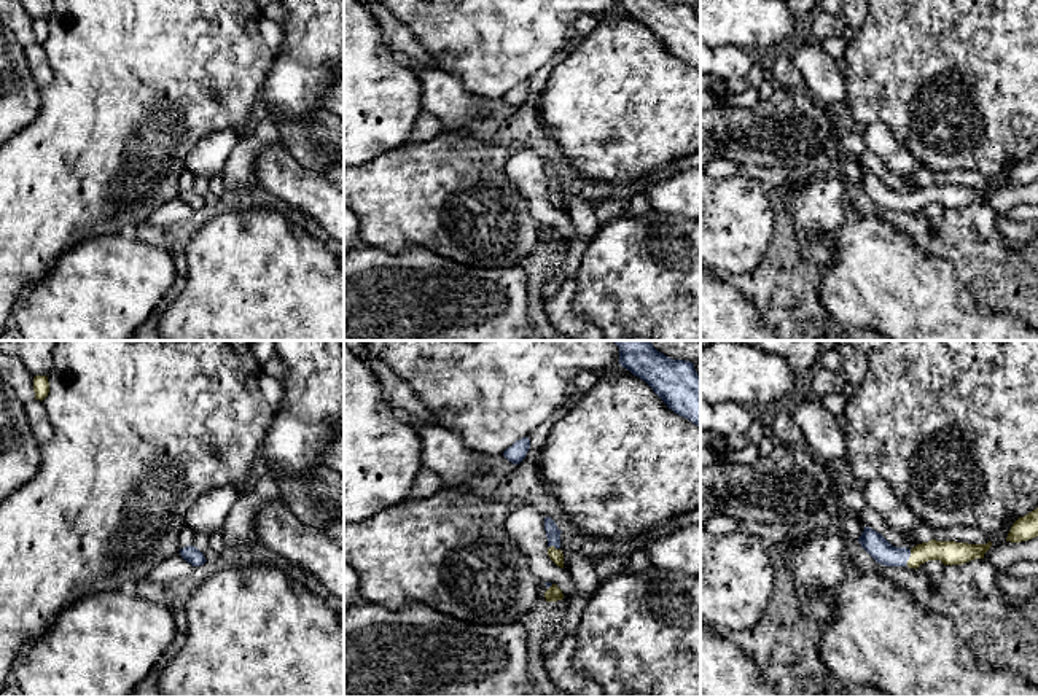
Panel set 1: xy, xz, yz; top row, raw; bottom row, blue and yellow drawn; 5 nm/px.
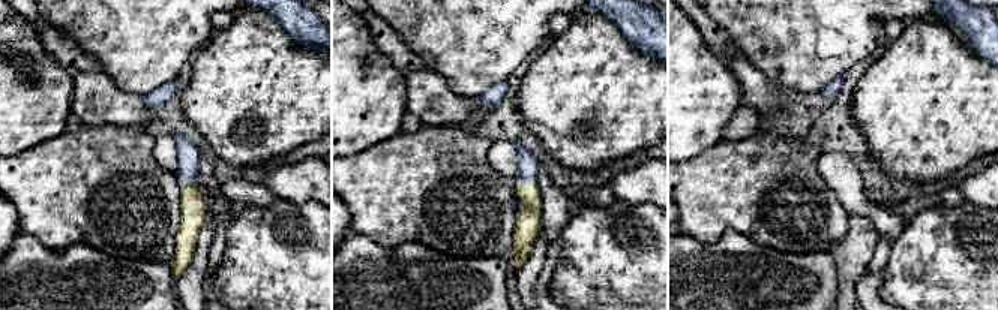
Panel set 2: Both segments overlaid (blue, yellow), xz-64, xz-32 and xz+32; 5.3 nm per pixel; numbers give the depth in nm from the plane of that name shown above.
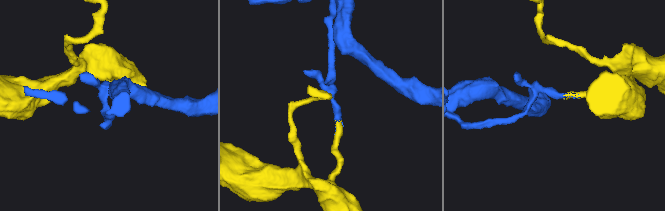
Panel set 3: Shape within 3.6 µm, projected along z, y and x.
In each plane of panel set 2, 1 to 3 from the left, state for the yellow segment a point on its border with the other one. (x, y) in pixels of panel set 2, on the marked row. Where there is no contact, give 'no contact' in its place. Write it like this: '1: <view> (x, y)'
1: xz-64 (186, 183)
2: xz-32 (526, 183)
3: no contact

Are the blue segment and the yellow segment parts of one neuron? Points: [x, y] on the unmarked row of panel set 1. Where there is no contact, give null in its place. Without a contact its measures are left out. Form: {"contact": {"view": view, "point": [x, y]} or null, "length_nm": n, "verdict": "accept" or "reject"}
{"contact": {"view": "yz", "point": [909, 199]}, "length_nm": 90, "verdict": "reject"}

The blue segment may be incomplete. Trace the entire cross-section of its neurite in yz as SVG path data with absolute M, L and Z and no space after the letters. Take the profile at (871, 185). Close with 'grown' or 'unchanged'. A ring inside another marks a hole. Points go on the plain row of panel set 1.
M864 170L858 181L861 191L880 208L885 210L907 210L911 193L892 189L880 177Z; unchanged

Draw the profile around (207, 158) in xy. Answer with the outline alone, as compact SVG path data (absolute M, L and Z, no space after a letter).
M234 129L215 130L204 135L188 153L186 169L196 177L215 177L223 172L224 162L239 138L240 134Z

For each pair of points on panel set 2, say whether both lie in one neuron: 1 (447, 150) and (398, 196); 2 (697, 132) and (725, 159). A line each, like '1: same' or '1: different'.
1: same
2: different

